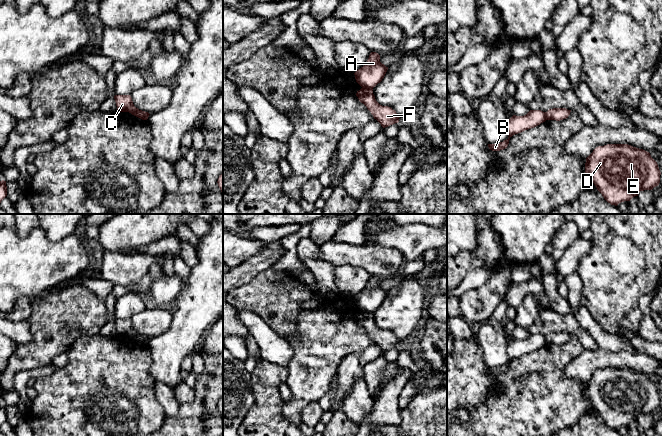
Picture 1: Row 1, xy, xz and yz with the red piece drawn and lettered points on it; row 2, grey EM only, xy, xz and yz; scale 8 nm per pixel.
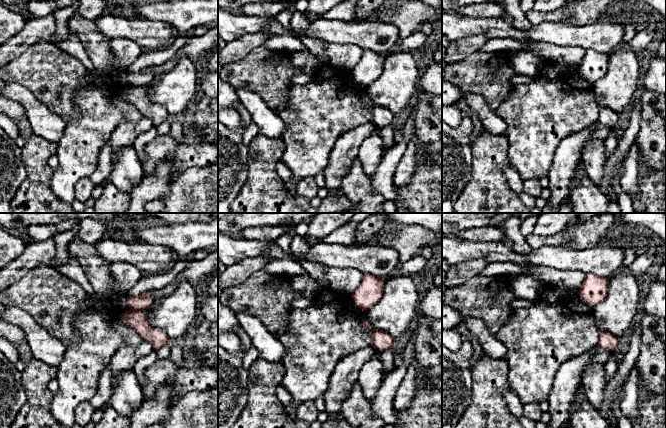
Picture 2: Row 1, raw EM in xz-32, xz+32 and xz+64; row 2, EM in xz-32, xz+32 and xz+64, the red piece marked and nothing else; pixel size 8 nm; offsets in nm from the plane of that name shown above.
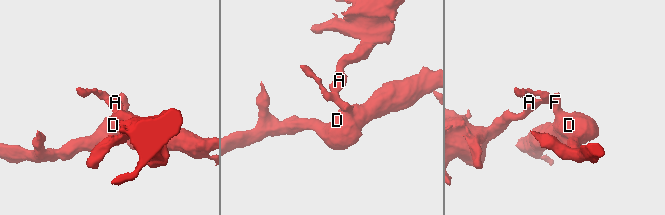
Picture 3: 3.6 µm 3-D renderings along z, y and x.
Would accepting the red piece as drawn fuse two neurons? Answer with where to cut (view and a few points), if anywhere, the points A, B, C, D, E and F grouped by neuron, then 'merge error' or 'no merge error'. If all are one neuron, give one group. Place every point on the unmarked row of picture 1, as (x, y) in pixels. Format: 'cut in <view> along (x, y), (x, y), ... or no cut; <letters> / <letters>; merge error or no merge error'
cut in xz along (362, 311), (372, 313); A B / C D E F; merge error

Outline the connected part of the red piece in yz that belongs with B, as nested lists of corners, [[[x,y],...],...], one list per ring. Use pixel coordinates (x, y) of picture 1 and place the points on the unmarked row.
[[[530,334],[524,340],[513,339],[507,345],[508,350],[508,362],[500,367],[488,368],[488,371],[492,375],[500,375],[507,372],[510,362],[518,357],[521,357],[525,354],[534,352],[541,347],[546,345],[545,336],[541,334]]]

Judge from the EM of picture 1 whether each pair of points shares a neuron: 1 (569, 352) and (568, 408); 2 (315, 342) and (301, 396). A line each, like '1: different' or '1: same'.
1: same
2: same

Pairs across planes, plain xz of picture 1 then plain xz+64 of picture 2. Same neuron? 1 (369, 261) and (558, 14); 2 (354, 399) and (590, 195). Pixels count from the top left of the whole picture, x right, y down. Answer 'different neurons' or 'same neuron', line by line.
1: different neurons
2: same neuron

